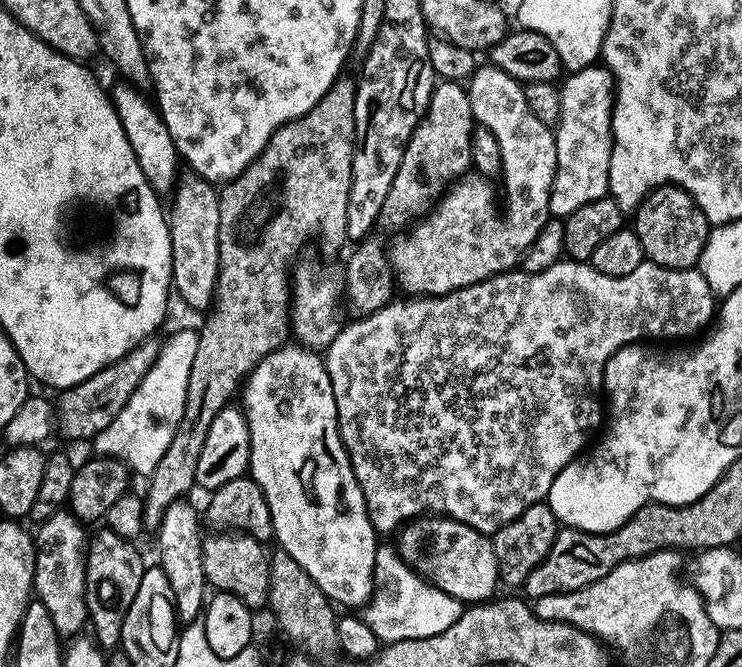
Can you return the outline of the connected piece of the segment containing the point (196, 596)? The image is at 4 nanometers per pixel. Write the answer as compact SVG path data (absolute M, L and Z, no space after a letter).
M181 498L166 506L166 514L162 514L160 527L155 529L156 544L160 547L158 567L166 574L172 591L172 603L176 606L176 619L180 622L192 622L203 613L206 603L206 591L209 582L202 570L202 546L204 536L200 532L202 516L196 513L191 499Z

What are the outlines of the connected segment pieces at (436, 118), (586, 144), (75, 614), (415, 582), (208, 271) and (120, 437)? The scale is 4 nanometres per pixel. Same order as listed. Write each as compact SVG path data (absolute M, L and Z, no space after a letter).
M440 80L433 87L423 118L404 147L402 162L394 178L393 193L408 191L424 200L435 201L441 195L439 192L444 184L458 179L464 171L472 168L470 138L473 127L474 117L467 87L454 80Z
M603 66L583 68L571 73L565 84L559 85L560 120L554 127L556 138L556 173L550 194L550 213L556 218L566 218L578 206L594 202L608 195L608 175L610 174L610 154L612 153L612 101L614 81L611 72Z
M61 510L43 520L37 528L40 529L34 532L36 561L32 575L35 599L46 606L50 619L54 621L54 630L58 630L61 638L75 638L85 631L89 623L84 569L85 525L72 511Z
M377 547L372 597L363 605L362 619L385 645L414 638L425 640L434 634L442 634L442 630L450 630L450 626L458 622L464 609L465 605L461 600L438 590L438 586L408 567L395 547Z
M184 170L179 173L174 191L171 193L172 212L167 213L168 233L172 247L172 288L192 308L211 309L212 299L216 296L216 279L218 278L218 210L220 194L217 185L202 178L197 172Z
M195 327L180 328L168 341L165 339L161 343L154 366L150 366L146 378L142 378L138 390L130 394L130 402L126 402L118 418L114 418L114 422L96 436L96 456L113 456L141 478L152 475L154 466L158 466L158 462L162 462L162 454L166 454L166 446L170 446L170 438L174 438L174 430L178 430L178 422L186 406L186 382L190 382L190 365L194 363L199 337Z

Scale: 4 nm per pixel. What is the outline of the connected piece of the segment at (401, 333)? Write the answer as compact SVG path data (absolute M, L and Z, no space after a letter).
M561 258L541 272L500 272L480 284L447 292L445 296L400 299L404 300L393 299L374 314L353 319L353 324L345 323L326 350L328 373L334 386L340 437L358 478L358 486L362 486L370 522L380 534L392 532L396 527L397 531L425 513L448 516L452 520L470 525L474 530L491 534L498 531L503 524L518 518L518 514L522 514L522 510L526 510L531 504L541 503L547 497L554 478L558 478L560 471L589 447L593 439L592 431L601 427L604 371L609 358L620 348L645 338L665 336L668 339L665 341L668 342L684 342L687 341L684 340L687 336L699 337L713 323L714 313L718 308L717 297L712 295L706 278L699 270L663 268L645 262L638 266L638 270L625 276L607 276L595 272L591 263L571 258Z

